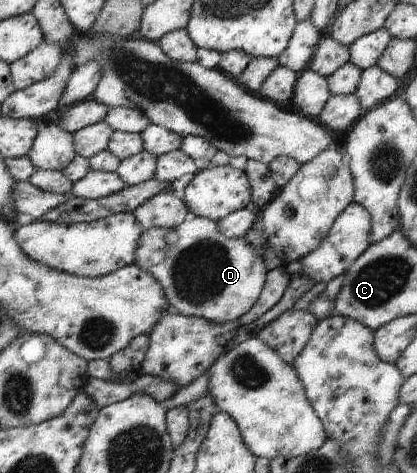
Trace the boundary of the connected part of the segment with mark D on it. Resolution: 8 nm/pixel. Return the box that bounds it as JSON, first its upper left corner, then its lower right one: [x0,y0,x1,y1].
[134,216,268,324]

